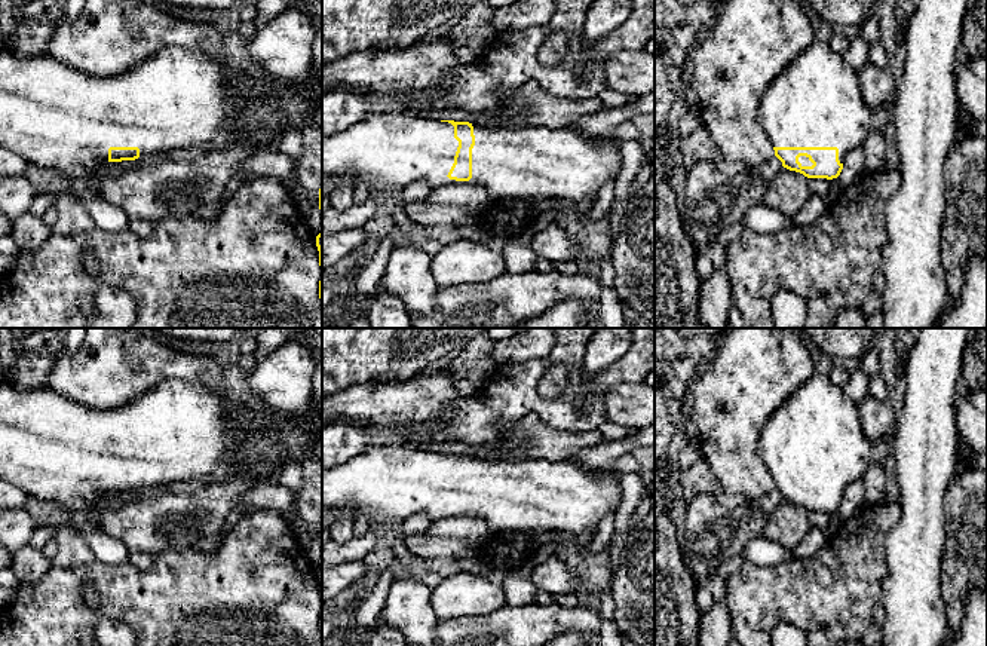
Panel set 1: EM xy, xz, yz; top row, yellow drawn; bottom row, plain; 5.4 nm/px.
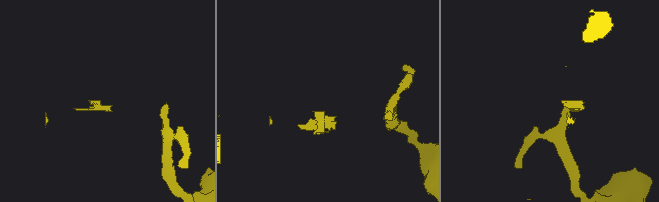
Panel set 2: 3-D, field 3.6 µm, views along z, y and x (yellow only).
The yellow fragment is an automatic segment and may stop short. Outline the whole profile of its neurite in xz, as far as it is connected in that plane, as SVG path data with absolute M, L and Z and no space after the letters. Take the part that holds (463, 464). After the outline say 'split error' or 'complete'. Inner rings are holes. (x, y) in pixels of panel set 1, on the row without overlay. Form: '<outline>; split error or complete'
M373 443L350 460L322 468L322 508L364 514L380 532L416 512L426 512L432 521L459 517L479 518L490 532L564 532L574 536L595 532L620 505L620 484L614 472L589 469L571 460L491 459L469 454L438 453L405 444Z; split error

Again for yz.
M813 373L770 416L758 438L758 456L782 499L807 511L837 511L846 487L862 480L873 443L865 437L856 405L830 376Z; split error

